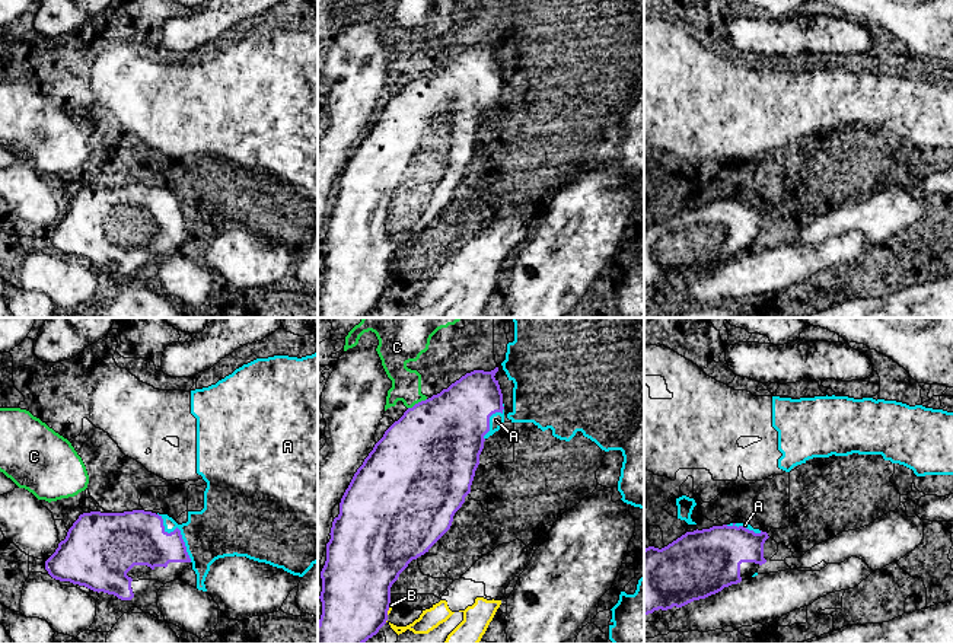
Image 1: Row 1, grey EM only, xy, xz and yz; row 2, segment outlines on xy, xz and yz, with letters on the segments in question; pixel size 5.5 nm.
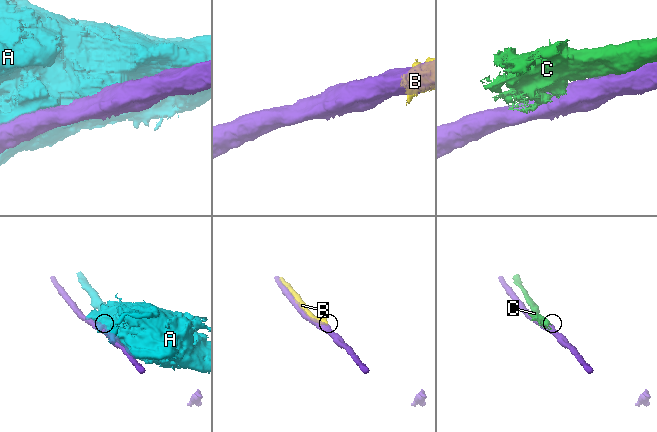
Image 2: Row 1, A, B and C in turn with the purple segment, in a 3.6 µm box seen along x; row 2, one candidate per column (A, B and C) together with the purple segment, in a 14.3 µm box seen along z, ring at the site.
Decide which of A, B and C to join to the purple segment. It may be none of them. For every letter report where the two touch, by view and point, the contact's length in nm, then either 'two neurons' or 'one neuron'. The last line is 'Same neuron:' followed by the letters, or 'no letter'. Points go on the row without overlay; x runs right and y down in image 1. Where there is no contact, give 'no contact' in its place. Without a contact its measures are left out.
A: contact xy (179, 204); length 320 nm; two neurons
B: contact xz (388, 283); length 60 nm; two neurons
C: contact xz (418, 76); length 120 nm; two neurons
Same neuron: no letter

